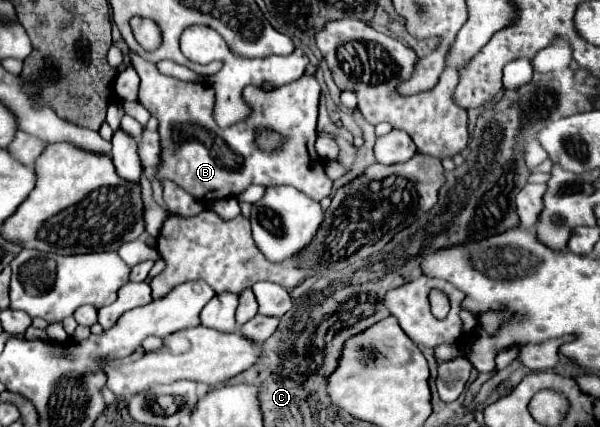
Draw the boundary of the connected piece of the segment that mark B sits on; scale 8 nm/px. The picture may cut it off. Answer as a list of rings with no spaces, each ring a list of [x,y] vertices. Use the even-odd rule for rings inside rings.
[[[132,57],[132,65],[140,75],[138,101],[150,111],[152,117],[160,119],[160,165],[156,167],[156,179],[170,179],[192,197],[210,203],[216,199],[236,197],[250,185],[292,185],[310,199],[324,199],[332,193],[332,181],[324,173],[324,165],[314,149],[316,141],[316,119],[320,85],[316,77],[304,75],[294,83],[282,85],[274,91],[262,91],[248,85],[244,99],[252,105],[248,121],[236,123],[228,129],[220,129],[212,119],[214,89],[204,83],[180,81],[170,75],[162,75],[152,63]],[[272,129],[282,135],[282,147],[276,151],[262,151],[256,143],[256,133]]]

